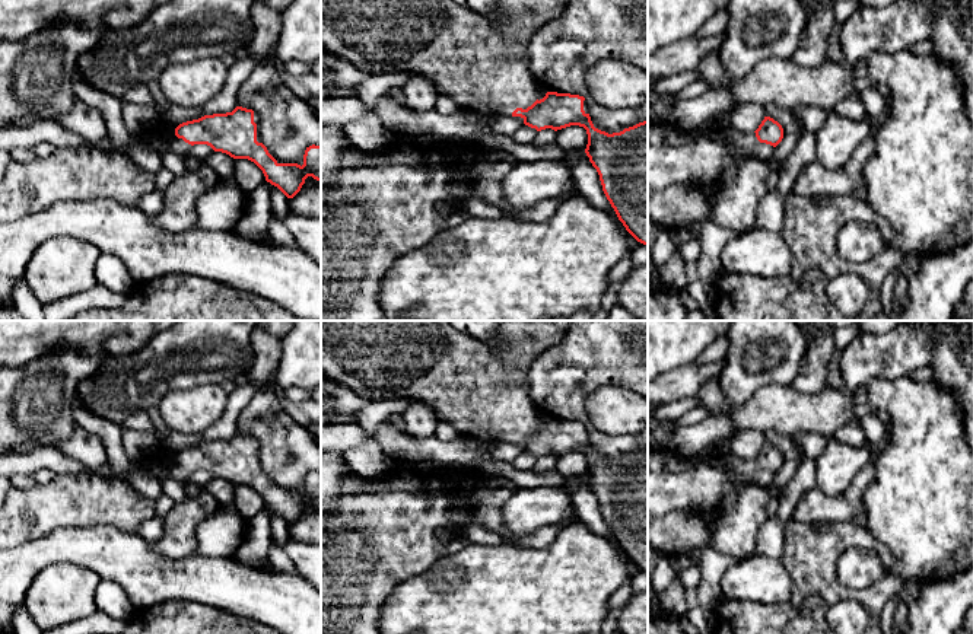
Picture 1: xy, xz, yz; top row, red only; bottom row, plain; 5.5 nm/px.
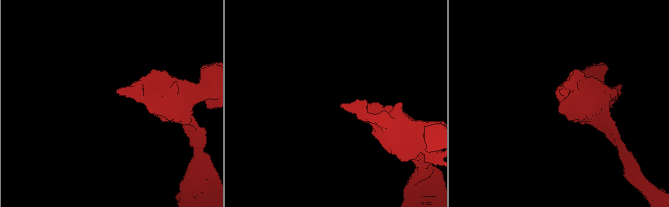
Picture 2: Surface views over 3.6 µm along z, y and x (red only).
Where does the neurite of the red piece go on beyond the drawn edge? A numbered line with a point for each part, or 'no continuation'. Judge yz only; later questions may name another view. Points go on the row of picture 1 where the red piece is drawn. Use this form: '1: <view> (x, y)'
1: yz (741, 146)

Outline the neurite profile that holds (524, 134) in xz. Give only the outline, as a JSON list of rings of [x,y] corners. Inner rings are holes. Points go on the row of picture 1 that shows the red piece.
[[[522,124],[513,134],[512,138],[519,144],[534,143],[537,130]]]

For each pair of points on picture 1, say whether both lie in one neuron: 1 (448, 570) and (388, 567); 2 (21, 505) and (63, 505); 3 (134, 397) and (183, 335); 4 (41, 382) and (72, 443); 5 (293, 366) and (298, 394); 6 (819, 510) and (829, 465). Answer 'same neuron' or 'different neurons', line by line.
1: different neurons
2: same neuron
3: same neuron
4: different neurons
5: different neurons
6: different neurons

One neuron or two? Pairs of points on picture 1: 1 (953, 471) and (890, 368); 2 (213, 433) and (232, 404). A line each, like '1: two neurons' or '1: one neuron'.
1: two neurons
2: one neuron

